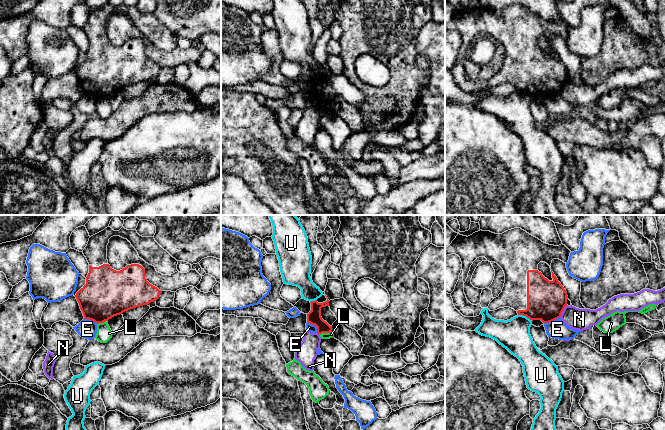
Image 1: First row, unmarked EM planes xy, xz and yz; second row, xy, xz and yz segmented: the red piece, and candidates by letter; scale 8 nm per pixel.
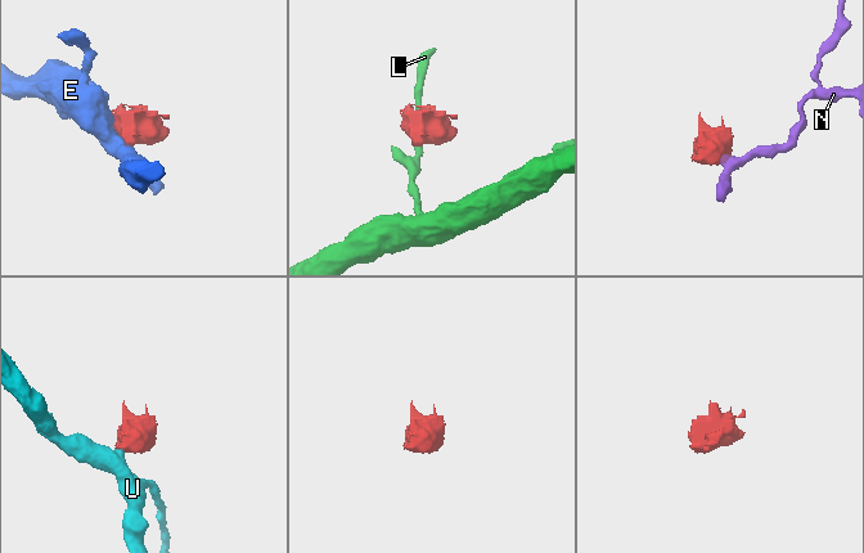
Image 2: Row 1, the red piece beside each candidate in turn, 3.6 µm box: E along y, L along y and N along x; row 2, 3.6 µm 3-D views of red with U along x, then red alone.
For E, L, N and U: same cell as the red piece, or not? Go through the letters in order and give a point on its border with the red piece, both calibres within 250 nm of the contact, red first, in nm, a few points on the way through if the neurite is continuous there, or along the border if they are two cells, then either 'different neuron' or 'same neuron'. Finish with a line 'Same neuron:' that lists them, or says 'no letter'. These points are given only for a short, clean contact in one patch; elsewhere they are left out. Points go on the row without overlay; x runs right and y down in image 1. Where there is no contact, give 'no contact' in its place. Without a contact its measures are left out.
E: yz (551, 97) | 320/150 nm | different neuron
L: xz (325, 108) | 110/50 nm | along xz (331, 107), (320, 110) | different neuron
N: yz (562, 87) | 320/180 nm | along yz (567, 81), (559, 93) | different neuron
U: yz (525, 91) | 320/260 nm | along yz (518, 90), (525, 91), (532, 96) | different neuron
Same neuron: no letter

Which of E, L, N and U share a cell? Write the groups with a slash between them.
E / L / N / U

